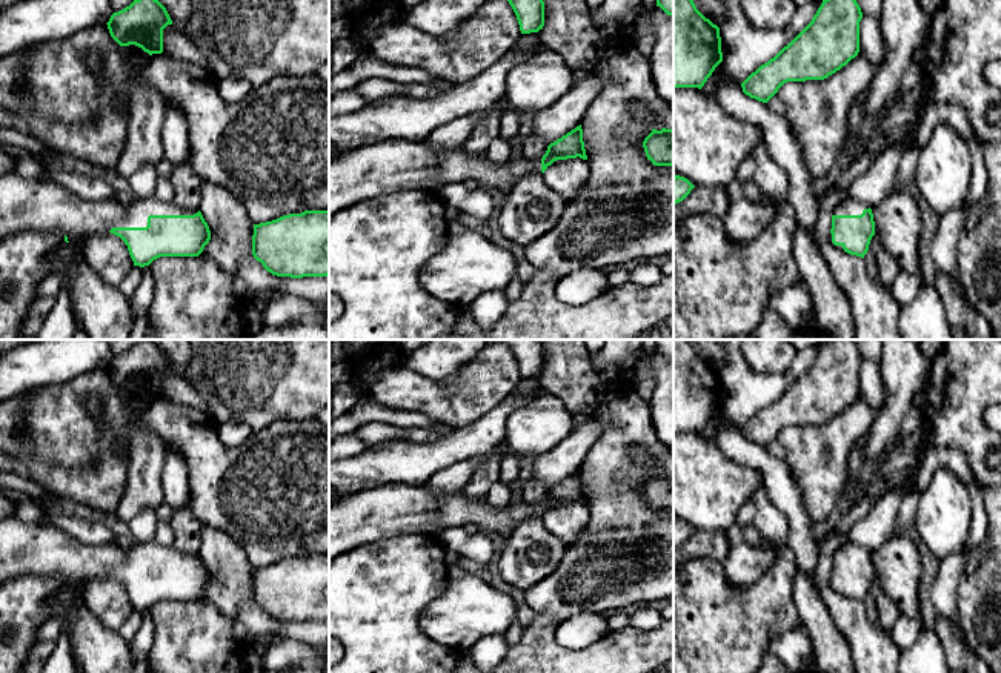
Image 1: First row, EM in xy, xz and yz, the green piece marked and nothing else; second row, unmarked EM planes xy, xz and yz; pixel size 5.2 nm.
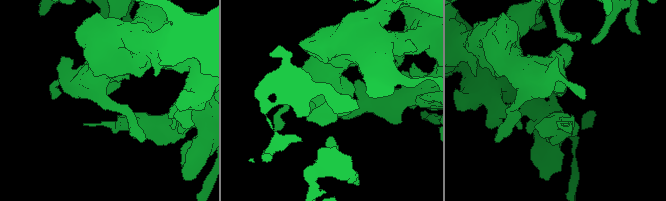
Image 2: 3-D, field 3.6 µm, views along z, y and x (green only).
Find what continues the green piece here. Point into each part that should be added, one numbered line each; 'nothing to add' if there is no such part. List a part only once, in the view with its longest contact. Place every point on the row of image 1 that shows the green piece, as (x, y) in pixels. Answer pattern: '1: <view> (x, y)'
1: xy (25, 203)

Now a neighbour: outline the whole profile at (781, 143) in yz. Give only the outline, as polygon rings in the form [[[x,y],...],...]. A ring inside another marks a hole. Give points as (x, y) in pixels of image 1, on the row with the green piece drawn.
[[[720,63],[712,74],[718,77],[718,83],[709,97],[733,117],[761,128],[767,152],[789,175],[790,184],[786,201],[792,204],[800,224],[810,232],[816,243],[818,197],[812,189],[813,178],[806,169],[800,141],[792,128],[784,117],[775,114],[767,103],[746,95],[741,83],[730,83],[723,75],[723,63]]]

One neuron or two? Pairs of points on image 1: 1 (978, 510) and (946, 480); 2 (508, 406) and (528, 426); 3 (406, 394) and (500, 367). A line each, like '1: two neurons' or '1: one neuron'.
1: two neurons
2: two neurons
3: one neuron

